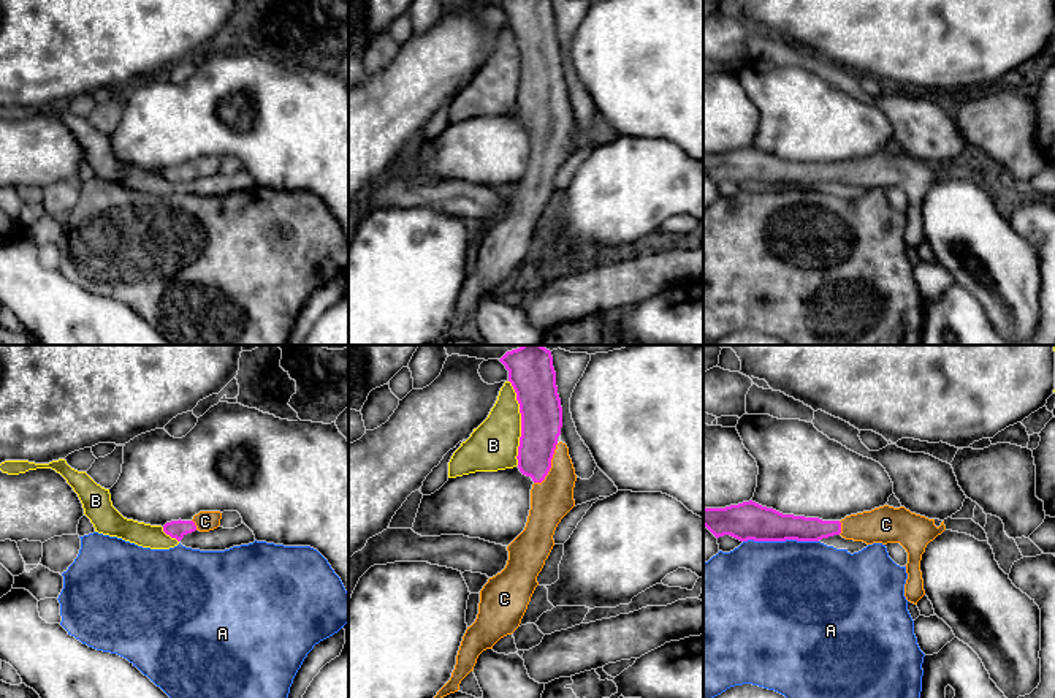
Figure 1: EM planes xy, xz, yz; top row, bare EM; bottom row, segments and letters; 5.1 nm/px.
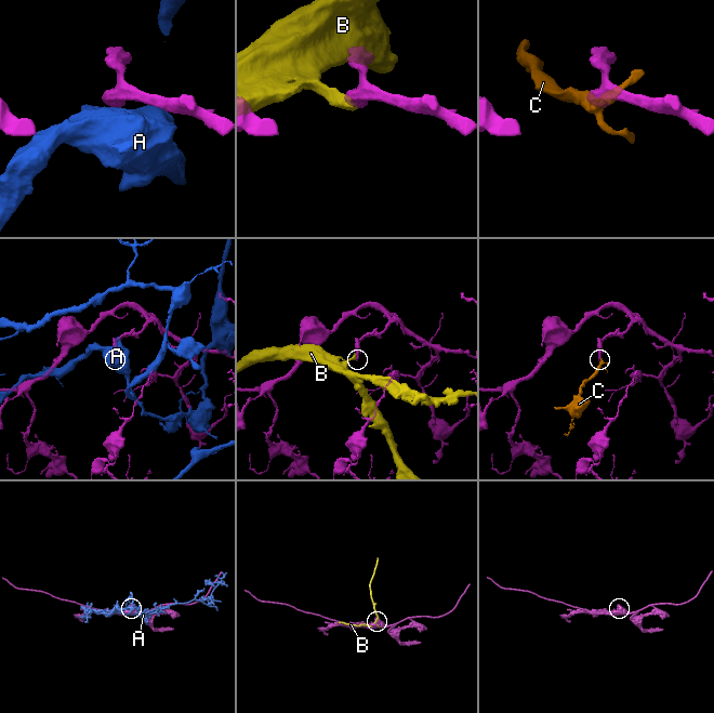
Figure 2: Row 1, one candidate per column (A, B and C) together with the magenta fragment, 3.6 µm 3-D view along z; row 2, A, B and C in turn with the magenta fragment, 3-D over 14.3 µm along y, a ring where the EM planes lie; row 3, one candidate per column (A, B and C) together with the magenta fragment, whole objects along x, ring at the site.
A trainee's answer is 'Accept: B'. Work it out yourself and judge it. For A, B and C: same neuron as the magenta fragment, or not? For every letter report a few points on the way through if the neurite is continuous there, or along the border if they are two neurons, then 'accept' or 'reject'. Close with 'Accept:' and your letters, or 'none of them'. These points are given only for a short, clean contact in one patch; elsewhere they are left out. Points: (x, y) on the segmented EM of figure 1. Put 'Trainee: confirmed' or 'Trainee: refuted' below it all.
A: reject
B: reject
C: runs through xz (540, 418), (540, 456), (550, 466), (552, 499); accept
Accept: C
Trainee: refuted

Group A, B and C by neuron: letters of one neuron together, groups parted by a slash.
A / B / C

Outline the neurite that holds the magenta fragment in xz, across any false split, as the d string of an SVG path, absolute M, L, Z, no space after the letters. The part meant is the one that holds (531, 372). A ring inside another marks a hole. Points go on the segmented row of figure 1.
M521 345L499 359L508 370L521 413L518 468L531 476L531 510L524 530L507 546L505 568L480 590L478 614L467 627L450 681L434 698L459 690L478 655L493 649L521 624L531 597L554 546L554 530L575 506L575 468L566 443L559 442L562 407L551 351L543 345Z

